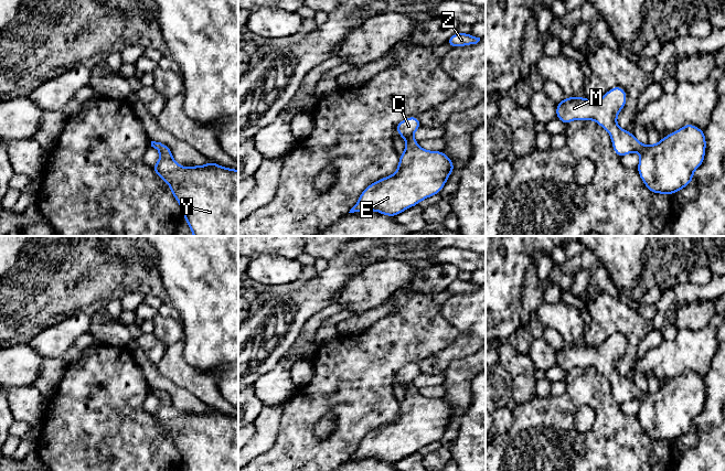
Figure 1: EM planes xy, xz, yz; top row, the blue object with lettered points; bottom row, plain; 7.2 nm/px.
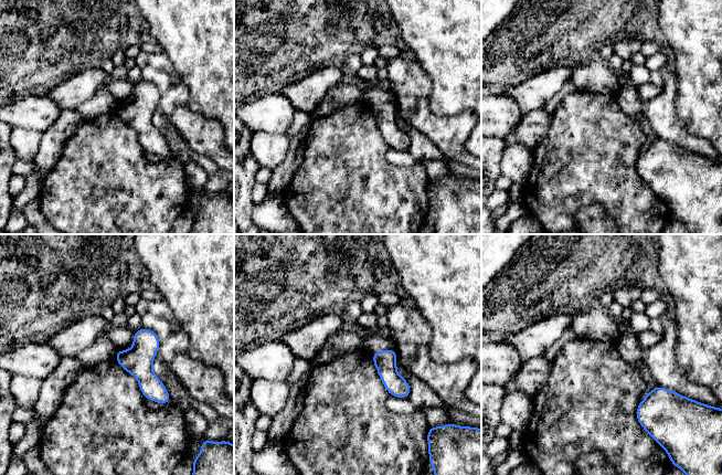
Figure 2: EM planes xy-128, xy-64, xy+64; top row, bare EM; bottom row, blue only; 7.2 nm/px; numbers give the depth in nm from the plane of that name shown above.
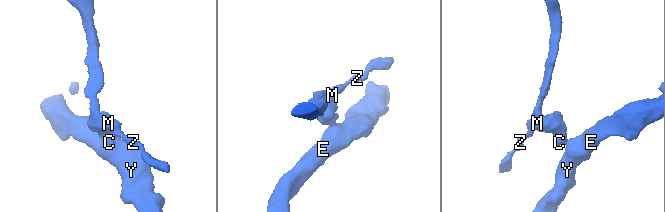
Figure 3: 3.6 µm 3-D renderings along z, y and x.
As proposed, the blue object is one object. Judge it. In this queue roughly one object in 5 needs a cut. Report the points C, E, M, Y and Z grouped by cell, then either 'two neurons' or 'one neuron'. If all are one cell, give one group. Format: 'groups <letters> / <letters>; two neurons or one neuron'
groups C E M Y Z; one neuron

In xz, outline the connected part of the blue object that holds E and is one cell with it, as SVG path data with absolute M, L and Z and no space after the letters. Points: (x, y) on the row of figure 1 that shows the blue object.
M417 116L396 125L395 130L406 140L405 150L399 154L398 168L393 175L372 182L349 213L374 211L394 217L440 193L456 167L443 151L419 147L413 135L420 127Z

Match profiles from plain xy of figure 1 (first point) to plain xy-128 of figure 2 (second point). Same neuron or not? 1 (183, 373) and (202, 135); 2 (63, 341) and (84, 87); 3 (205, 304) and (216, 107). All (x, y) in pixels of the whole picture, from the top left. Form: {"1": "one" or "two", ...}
{"1": "one", "2": "one", "3": "one"}

